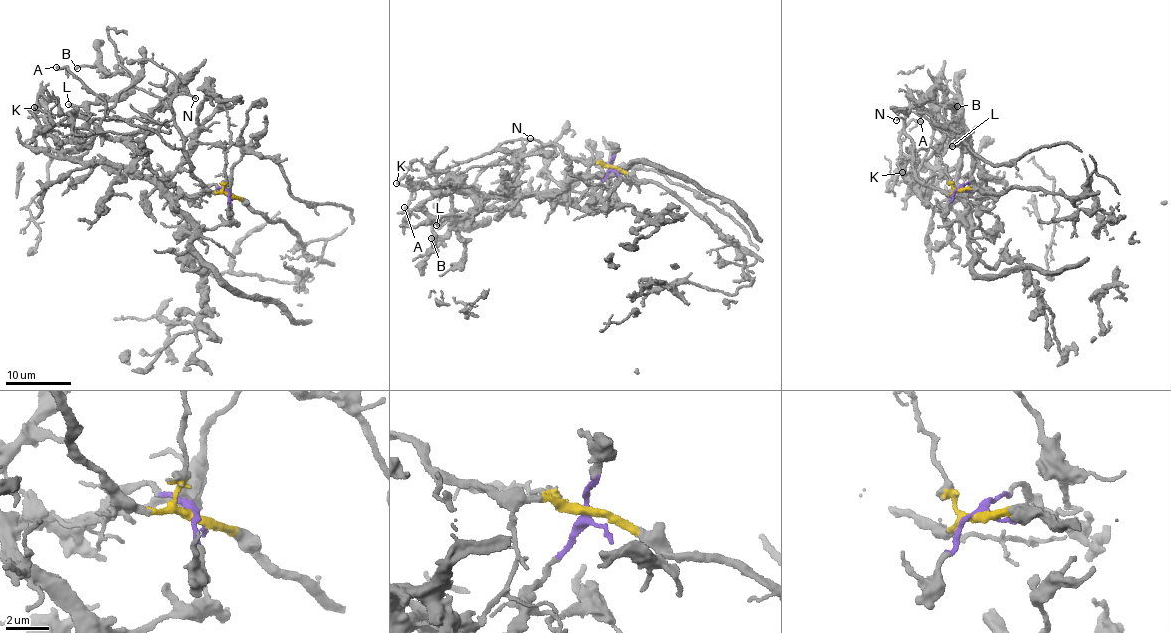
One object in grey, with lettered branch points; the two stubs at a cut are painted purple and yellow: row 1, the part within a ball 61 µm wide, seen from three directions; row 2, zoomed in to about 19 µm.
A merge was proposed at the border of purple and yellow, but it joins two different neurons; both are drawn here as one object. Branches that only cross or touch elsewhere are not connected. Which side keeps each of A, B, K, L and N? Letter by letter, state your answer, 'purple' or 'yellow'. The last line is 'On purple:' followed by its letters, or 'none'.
A: yellow
B: purple
K: purple
L: purple
N: yellow
On purple: B, K, L

